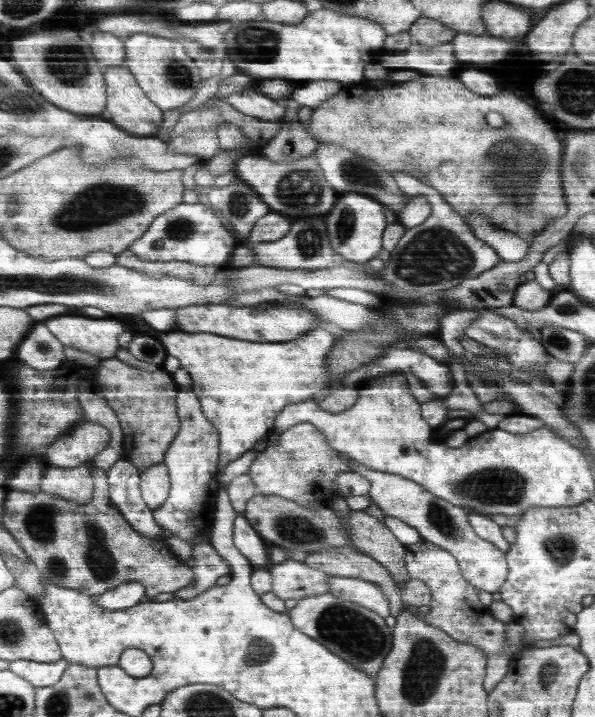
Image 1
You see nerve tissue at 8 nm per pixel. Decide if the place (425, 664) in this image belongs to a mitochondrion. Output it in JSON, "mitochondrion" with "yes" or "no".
{"mitochondrion":"yes"}

